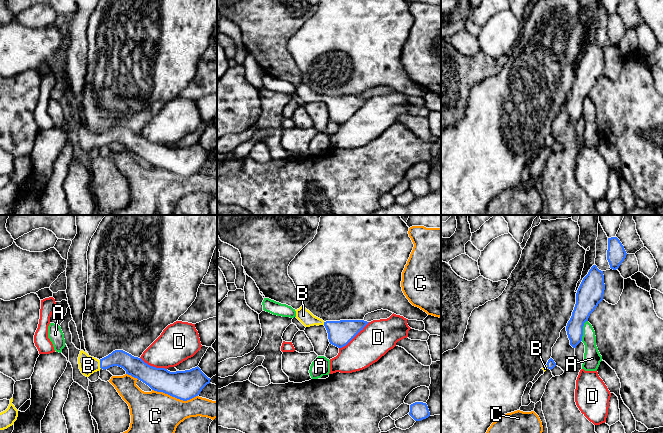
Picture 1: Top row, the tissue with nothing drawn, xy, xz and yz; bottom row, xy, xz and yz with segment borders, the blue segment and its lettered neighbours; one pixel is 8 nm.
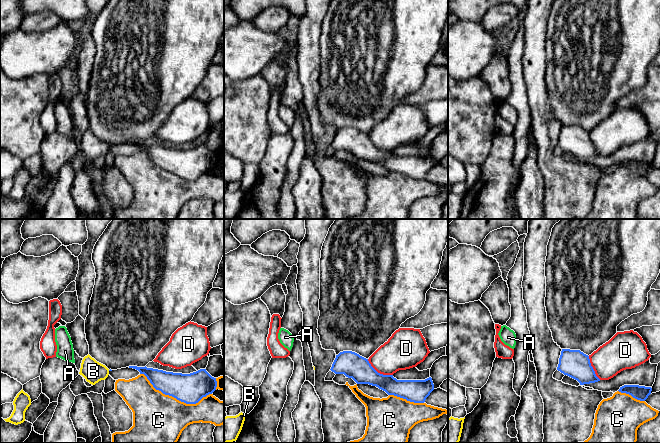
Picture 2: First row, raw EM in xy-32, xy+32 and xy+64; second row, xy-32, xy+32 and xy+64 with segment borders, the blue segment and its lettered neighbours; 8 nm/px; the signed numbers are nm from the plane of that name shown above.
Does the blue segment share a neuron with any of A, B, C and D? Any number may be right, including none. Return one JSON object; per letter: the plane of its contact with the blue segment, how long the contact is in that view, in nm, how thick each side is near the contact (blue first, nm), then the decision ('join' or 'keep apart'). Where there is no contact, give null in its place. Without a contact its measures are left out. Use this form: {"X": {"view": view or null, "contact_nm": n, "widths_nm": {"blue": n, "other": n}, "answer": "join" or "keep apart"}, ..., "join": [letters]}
{"A": {"view": "yz", "contact_nm": 180, "widths_nm": {"blue": 180, "other": 140}, "answer": "keep apart"}, "B": {"view": "xy", "contact_nm": 70, "widths_nm": {"blue": 140, "other": 150}, "answer": "join"}, "C": {"view": "xy", "contact_nm": 380, "widths_nm": {"blue": 240, "other": 380}, "answer": "keep apart"}, "D": {"view": "xz", "contact_nm": 320, "widths_nm": {"blue": 200, "other": 280}, "answer": "keep apart"}, "join": ["B"]}

